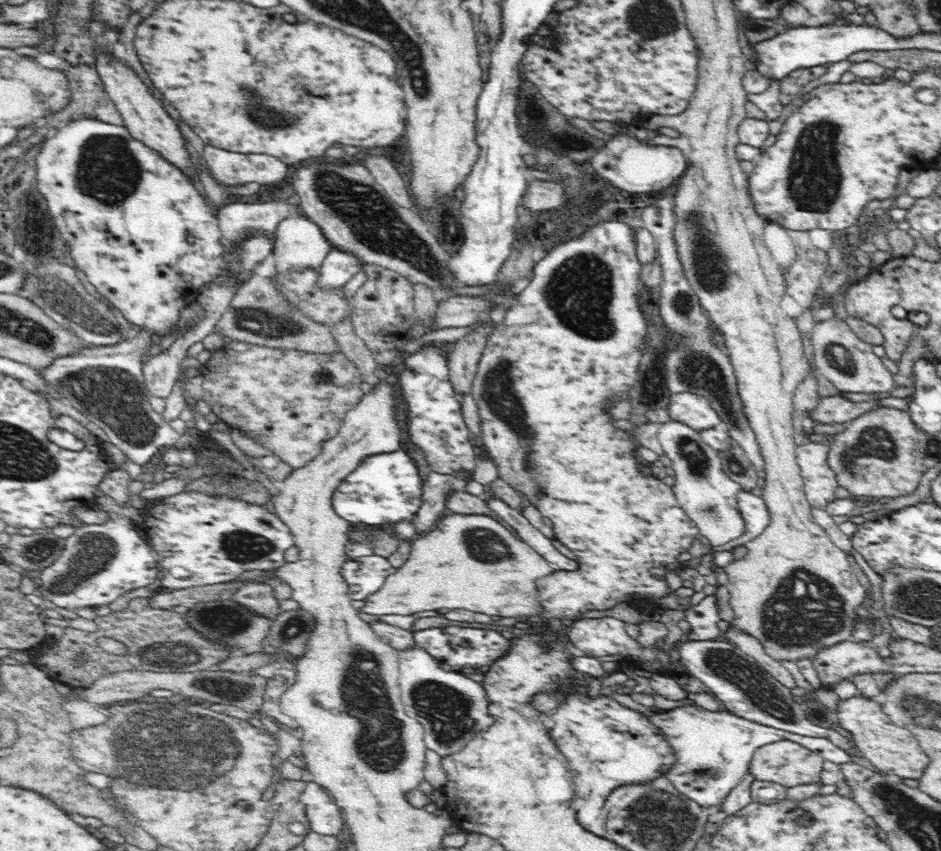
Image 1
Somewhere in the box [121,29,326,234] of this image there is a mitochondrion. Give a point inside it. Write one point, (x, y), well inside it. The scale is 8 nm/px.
(282, 119)

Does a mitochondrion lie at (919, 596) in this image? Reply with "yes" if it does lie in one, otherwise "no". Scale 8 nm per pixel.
yes

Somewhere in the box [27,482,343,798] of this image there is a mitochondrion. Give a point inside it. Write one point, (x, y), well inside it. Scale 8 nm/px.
(96, 553)

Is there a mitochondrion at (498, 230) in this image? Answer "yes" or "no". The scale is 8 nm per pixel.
no

